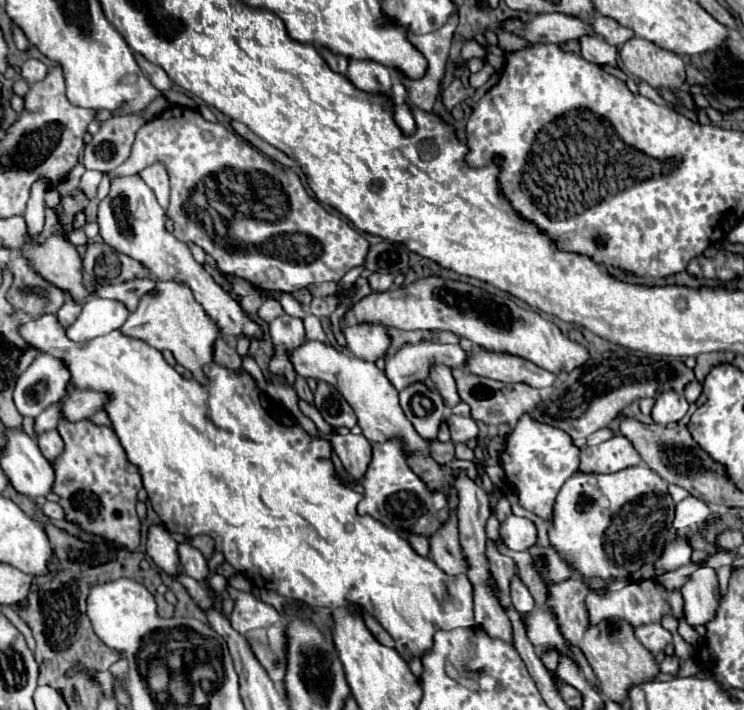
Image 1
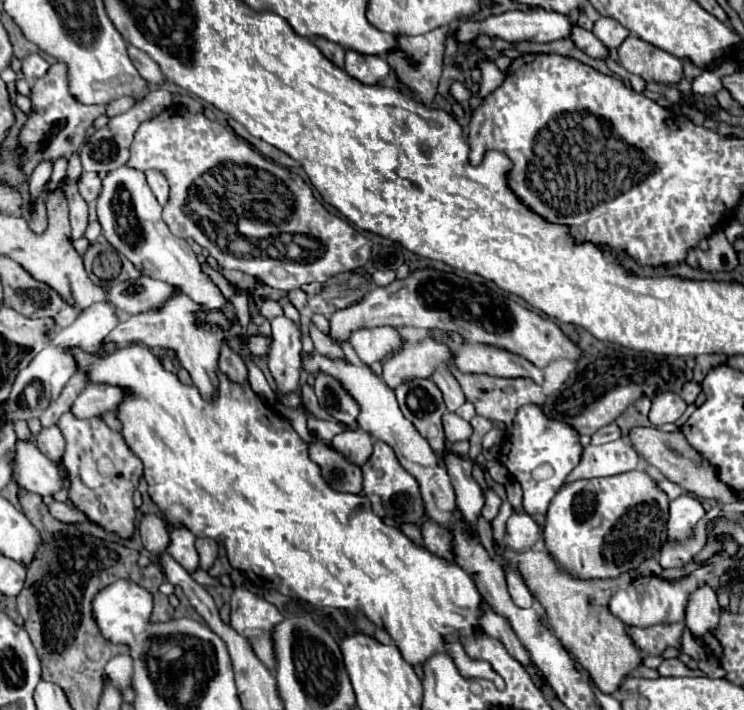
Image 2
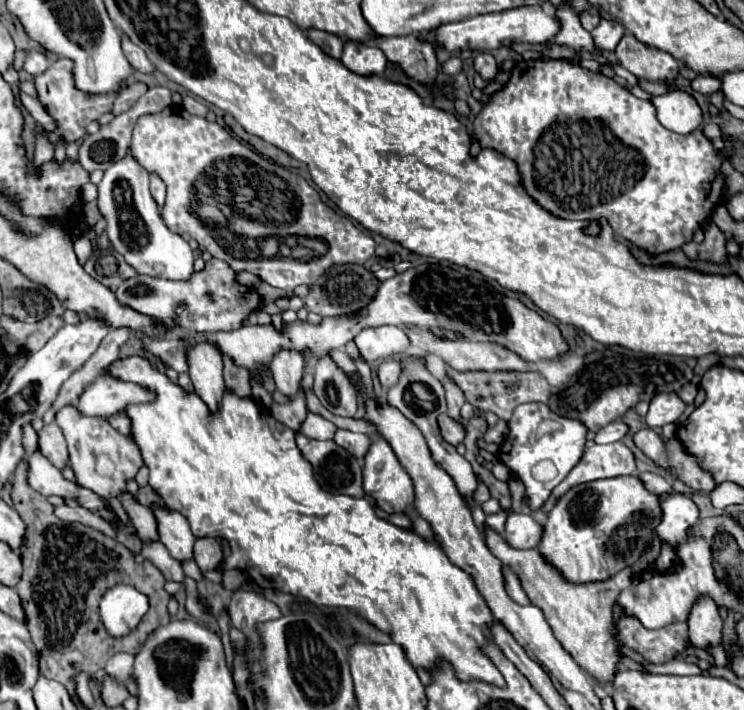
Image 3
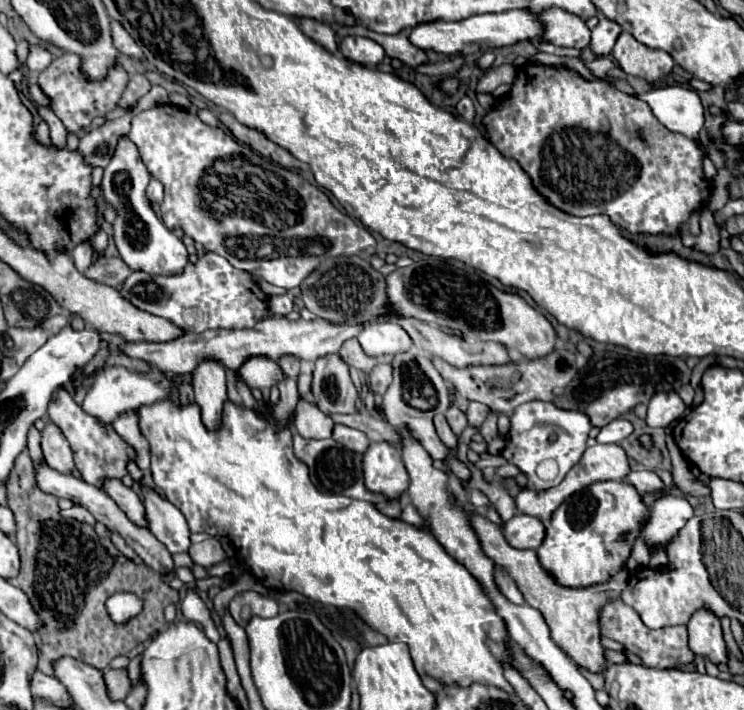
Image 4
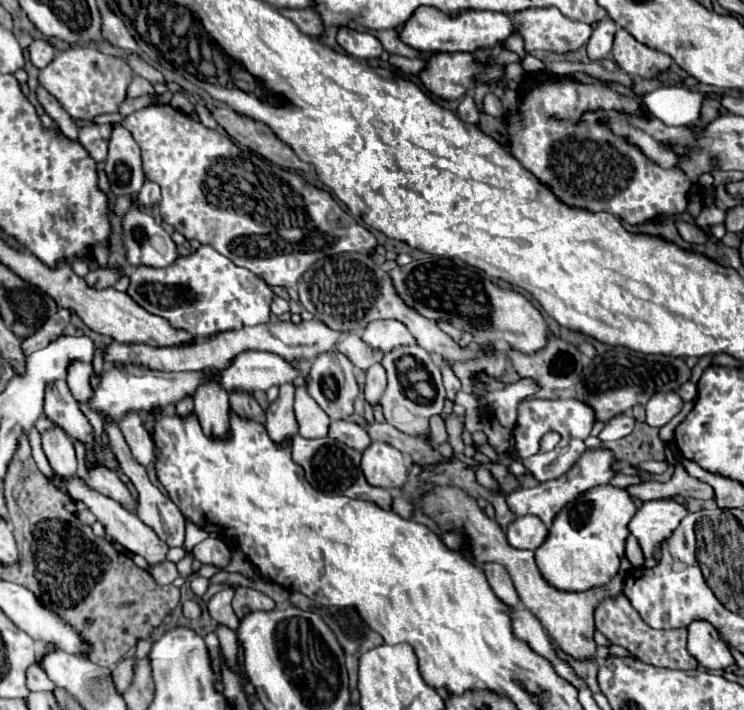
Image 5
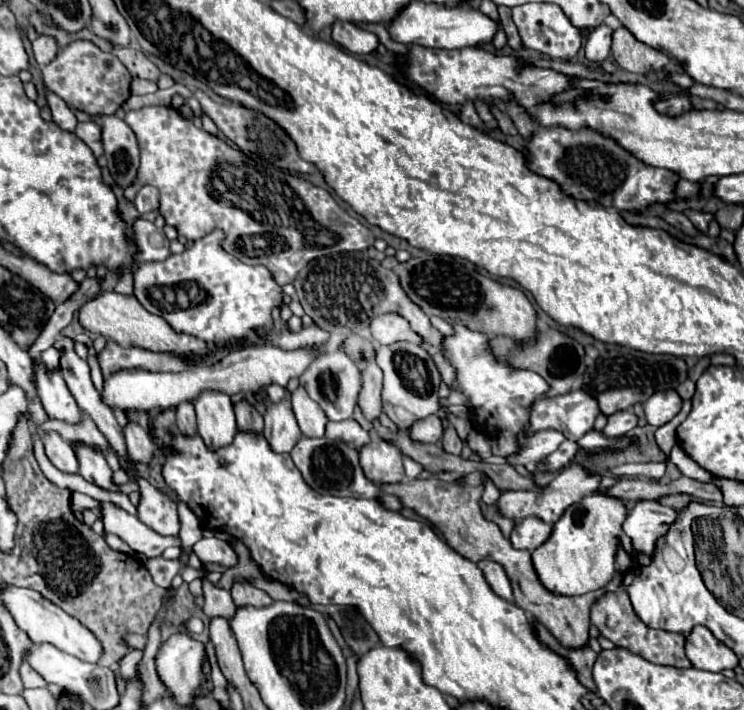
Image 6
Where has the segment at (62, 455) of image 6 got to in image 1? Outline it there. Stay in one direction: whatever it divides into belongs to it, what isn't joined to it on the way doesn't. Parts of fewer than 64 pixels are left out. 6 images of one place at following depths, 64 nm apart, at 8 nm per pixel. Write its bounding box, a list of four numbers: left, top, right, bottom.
[38,430,64,462]

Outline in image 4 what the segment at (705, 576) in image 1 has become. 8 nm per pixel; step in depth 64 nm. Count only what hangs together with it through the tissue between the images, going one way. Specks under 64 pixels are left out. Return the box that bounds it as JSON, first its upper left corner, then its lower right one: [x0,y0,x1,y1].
[688,610,728,664]

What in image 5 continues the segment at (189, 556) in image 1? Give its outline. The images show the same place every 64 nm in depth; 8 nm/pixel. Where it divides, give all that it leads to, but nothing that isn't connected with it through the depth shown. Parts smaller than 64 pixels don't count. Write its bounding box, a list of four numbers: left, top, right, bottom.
[98,412,184,546]

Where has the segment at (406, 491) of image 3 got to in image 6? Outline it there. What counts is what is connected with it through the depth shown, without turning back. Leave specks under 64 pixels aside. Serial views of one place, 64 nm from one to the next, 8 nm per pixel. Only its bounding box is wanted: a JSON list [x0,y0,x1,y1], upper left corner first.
[360,440,406,484]

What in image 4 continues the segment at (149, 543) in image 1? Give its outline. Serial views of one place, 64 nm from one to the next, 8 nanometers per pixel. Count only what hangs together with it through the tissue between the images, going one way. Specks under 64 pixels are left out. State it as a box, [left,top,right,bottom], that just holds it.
[102,480,148,526]

